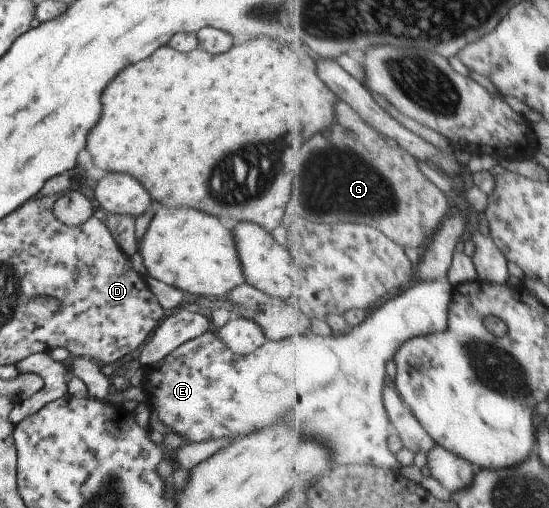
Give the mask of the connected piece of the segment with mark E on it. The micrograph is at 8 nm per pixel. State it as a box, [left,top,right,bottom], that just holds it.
[141,279,455,472]

